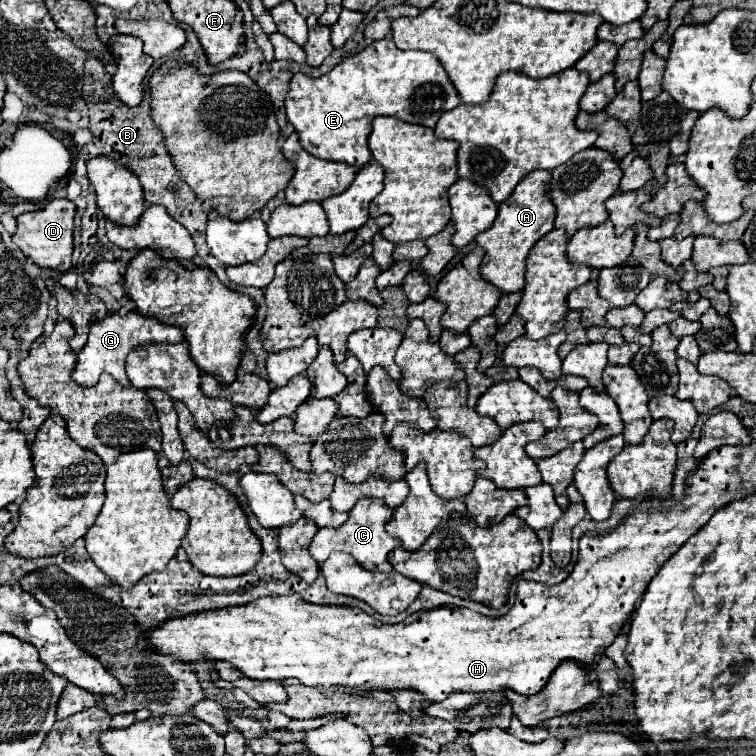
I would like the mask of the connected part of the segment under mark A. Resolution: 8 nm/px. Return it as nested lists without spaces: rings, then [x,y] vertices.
[[[532,171],[528,173],[514,189],[508,201],[498,205],[498,217],[490,229],[476,237],[476,243],[486,251],[480,273],[482,277],[496,285],[504,293],[514,293],[524,289],[526,257],[534,243],[554,229],[554,203],[550,199],[550,171]]]

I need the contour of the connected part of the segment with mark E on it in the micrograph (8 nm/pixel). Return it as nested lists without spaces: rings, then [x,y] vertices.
[[[390,37],[368,45],[318,79],[296,73],[284,101],[288,121],[296,127],[300,143],[308,153],[358,169],[372,159],[368,135],[374,117],[392,115],[406,123],[434,127],[442,113],[460,103],[458,91],[432,53],[400,51]]]

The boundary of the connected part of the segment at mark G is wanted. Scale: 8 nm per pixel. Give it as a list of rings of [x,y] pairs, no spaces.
[[[130,311],[124,317],[116,313],[108,313],[104,319],[94,321],[90,325],[90,335],[86,345],[78,353],[78,365],[72,373],[72,379],[84,387],[92,387],[98,383],[98,377],[102,373],[110,373],[120,385],[128,385],[124,359],[132,349],[148,343],[180,343],[180,341],[184,341],[184,333],[180,333],[180,329],[172,329],[170,325],[160,325],[160,321],[152,321],[150,317],[144,317],[136,311]]]

